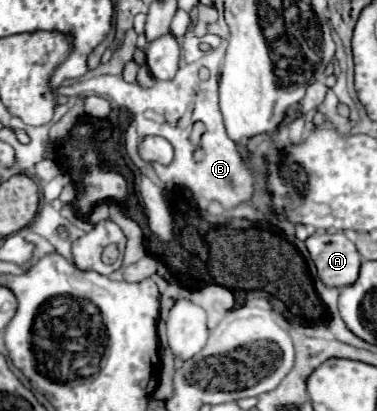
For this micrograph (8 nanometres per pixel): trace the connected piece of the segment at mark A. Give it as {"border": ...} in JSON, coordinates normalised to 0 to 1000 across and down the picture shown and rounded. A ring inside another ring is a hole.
{"border":[[[836,567],[809,586],[846,679],[867,698],[926,698],[947,684],[958,620],[910,567]]]}

